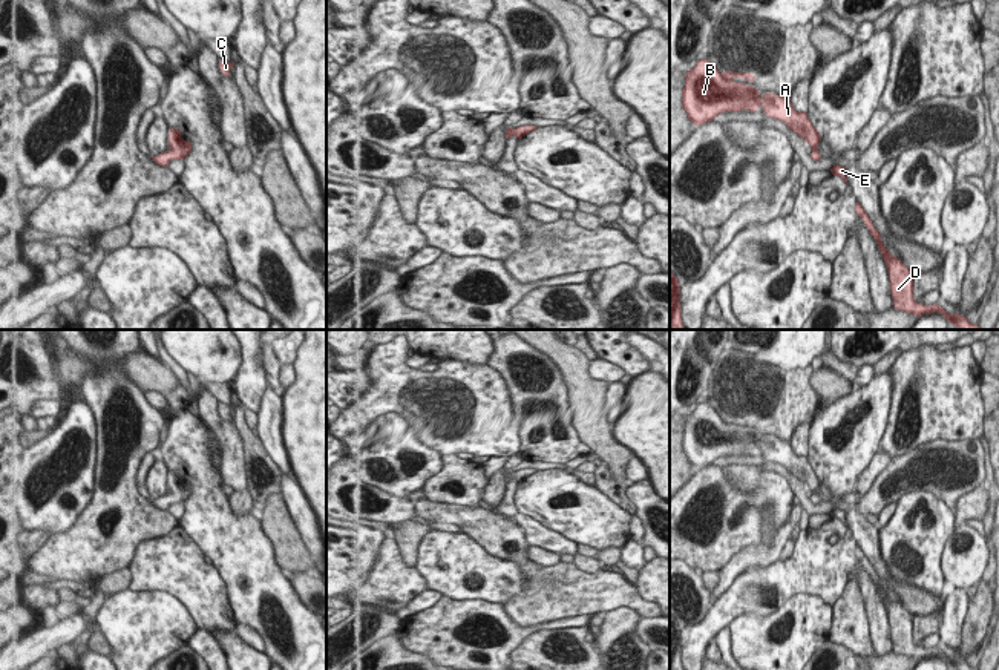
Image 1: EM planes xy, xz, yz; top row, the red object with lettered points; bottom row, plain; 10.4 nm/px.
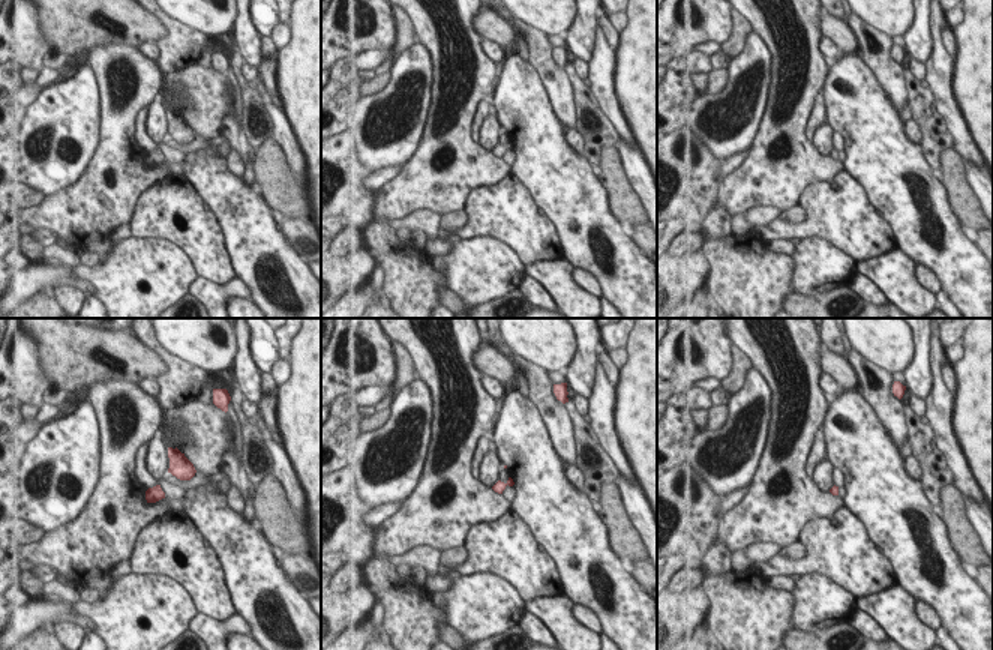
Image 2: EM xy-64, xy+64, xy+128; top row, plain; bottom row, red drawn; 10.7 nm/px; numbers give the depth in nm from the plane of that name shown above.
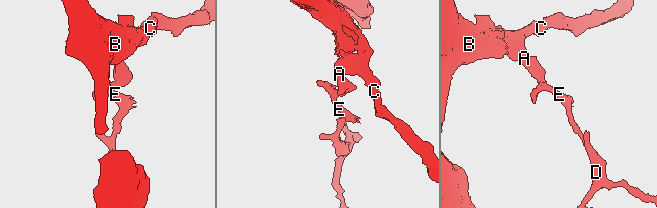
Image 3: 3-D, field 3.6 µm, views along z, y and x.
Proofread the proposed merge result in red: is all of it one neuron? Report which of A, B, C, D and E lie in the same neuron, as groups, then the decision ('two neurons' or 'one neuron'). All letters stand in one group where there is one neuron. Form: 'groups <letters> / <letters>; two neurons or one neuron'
groups A B C D E; one neuron

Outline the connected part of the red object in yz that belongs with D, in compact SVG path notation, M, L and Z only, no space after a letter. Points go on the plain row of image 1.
M857 546L855 549L857 558L864 564L864 569L869 572L870 578L878 587L881 599L884 601L889 622L890 622L890 636L893 641L893 652L910 656L913 659L921 661L922 658L939 656L942 658L947 665L953 667L955 670L979 670L971 667L965 659L959 658L948 658L942 650L938 647L935 649L924 649L922 645L918 647L913 642L913 615L910 615L901 603L895 601L881 586L879 575L873 570L873 566L864 555L863 549Z

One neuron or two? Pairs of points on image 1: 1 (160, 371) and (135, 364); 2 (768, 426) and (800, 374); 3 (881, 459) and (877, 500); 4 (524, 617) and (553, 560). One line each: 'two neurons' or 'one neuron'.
1: one neuron
2: one neuron
3: two neurons
4: two neurons

